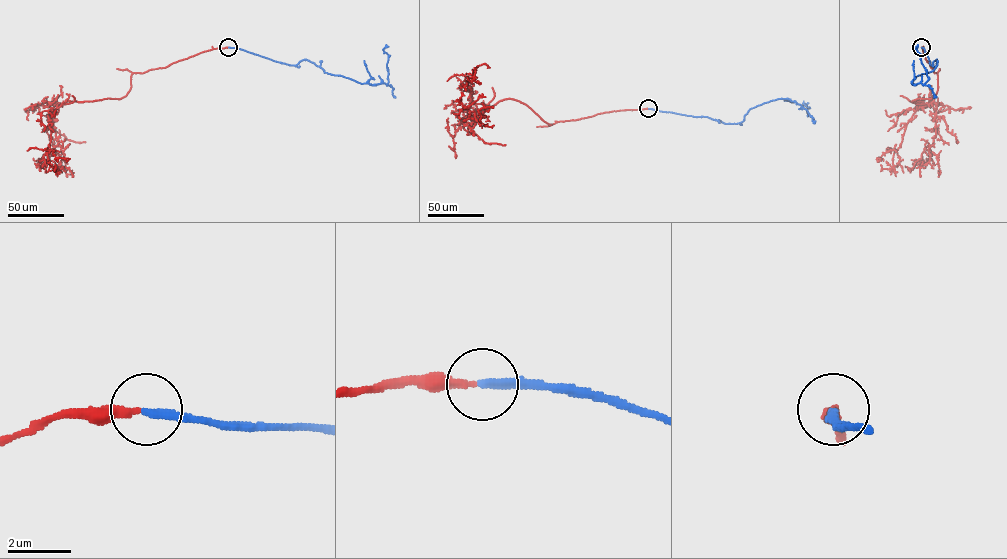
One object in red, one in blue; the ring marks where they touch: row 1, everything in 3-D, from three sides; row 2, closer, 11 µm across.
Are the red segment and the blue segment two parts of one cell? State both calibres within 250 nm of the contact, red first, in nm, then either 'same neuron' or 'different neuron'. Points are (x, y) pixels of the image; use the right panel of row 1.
240 nm thick on the red side, 260 nm on the other; same neuron

